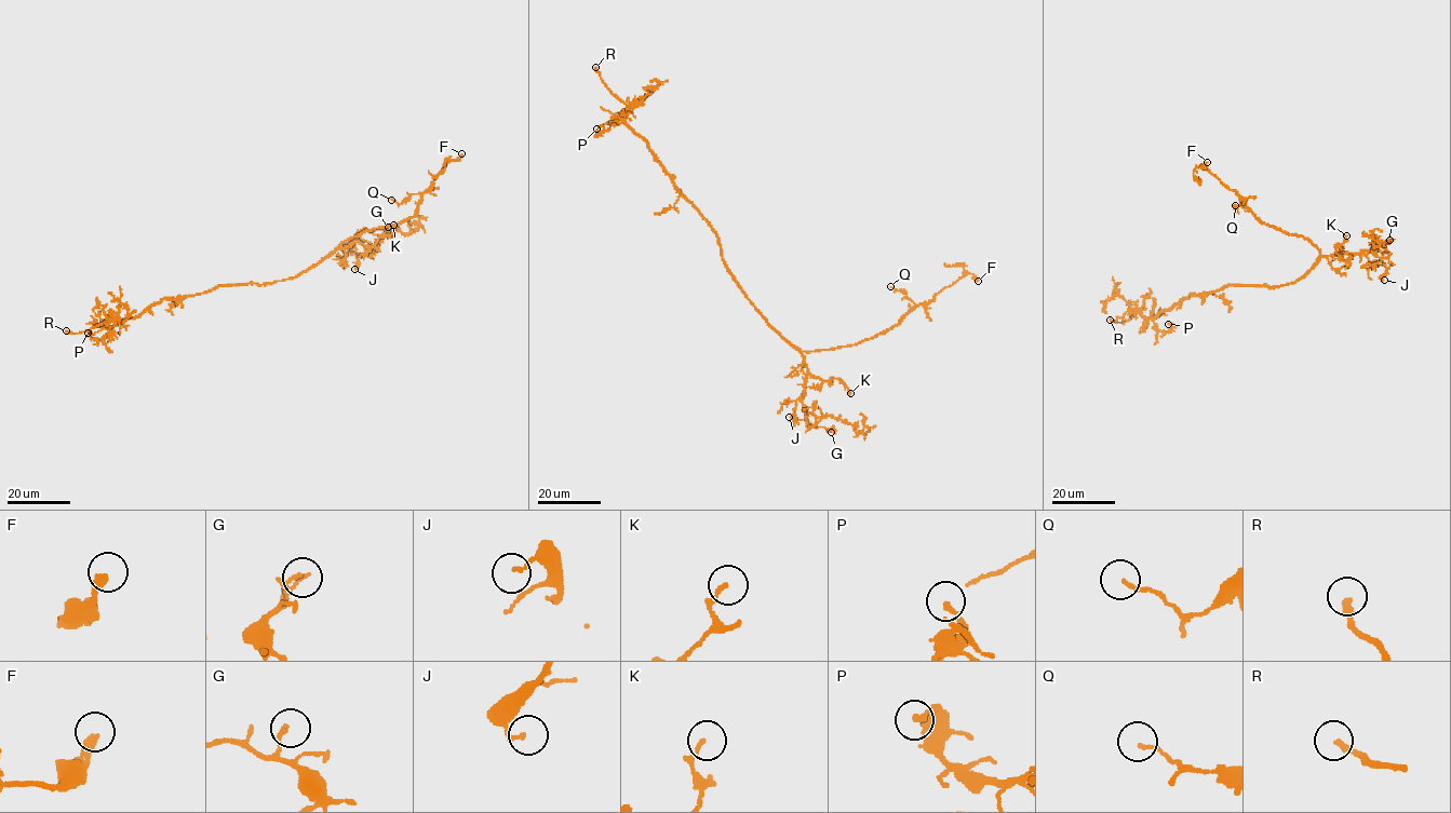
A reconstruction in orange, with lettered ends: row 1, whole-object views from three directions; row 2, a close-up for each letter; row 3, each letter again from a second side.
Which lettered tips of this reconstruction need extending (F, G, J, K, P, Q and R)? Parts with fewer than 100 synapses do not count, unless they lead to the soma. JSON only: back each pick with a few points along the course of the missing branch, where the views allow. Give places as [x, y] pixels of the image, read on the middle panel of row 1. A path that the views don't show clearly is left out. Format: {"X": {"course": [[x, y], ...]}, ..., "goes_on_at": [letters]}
{"goes_on_at": ["R"]}

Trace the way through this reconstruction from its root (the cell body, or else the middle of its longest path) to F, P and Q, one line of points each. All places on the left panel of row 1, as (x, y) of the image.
F: (284, 280), (316, 265), (352, 238), (414, 217), (421, 195), (446, 162), (458, 160), (461, 153)
P: (284, 280), (222, 285), (177, 299), (163, 299), (138, 315), (124, 319), (102, 340), (93, 339), (88, 333)
Q: (284, 280), (316, 265), (352, 238), (414, 217), (421, 194), (412, 193), (402, 203), (391, 200)

